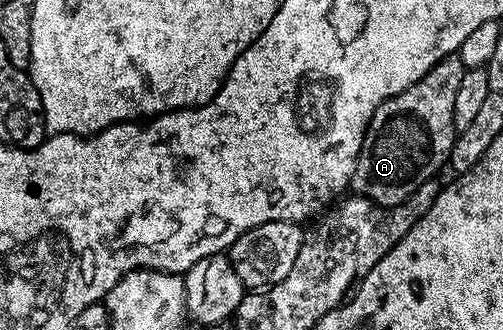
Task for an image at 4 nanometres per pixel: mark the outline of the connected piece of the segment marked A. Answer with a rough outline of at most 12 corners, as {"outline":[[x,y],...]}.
{"outline":[[444,57],[369,120],[351,189],[399,205],[449,160],[466,68]]}

